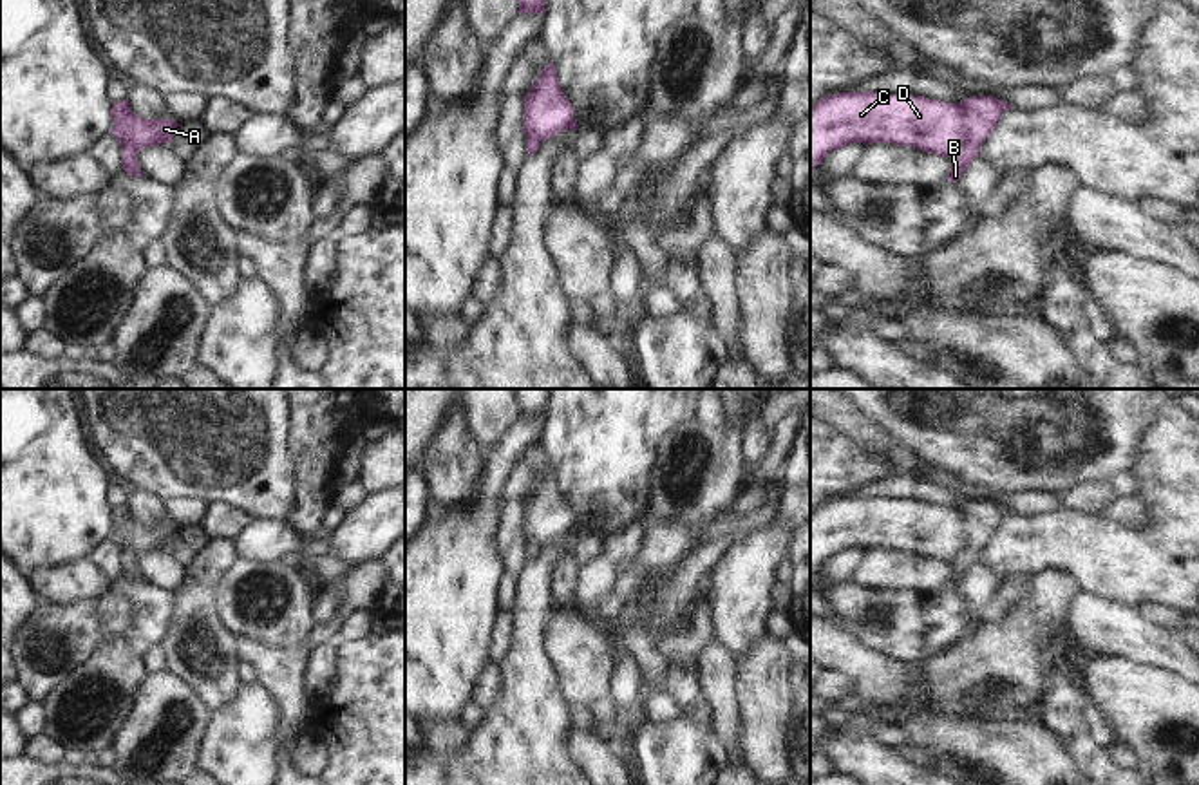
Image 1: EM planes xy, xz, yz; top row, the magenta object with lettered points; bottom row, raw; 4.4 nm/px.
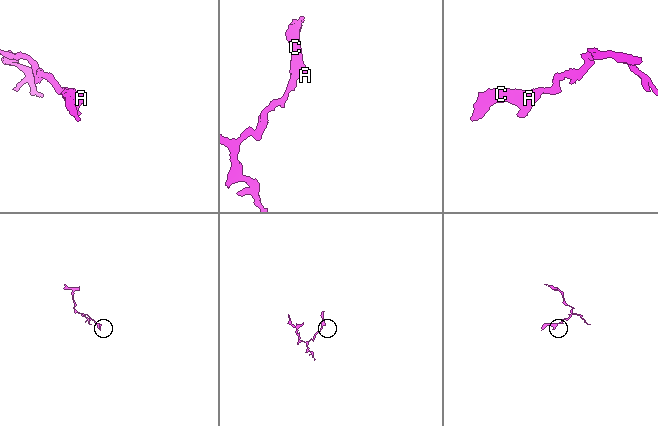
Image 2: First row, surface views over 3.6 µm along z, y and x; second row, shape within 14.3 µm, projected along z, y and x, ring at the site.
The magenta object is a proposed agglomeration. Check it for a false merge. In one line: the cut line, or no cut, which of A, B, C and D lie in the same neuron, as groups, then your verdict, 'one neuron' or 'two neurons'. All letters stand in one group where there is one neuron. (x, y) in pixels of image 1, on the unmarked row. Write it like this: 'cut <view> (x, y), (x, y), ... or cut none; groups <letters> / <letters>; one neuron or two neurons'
cut yz (959, 509), (964, 520), (966, 548), (952, 563); groups A C D / B; two neurons

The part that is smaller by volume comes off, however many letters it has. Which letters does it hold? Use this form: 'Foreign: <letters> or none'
Foreign: A, C, D

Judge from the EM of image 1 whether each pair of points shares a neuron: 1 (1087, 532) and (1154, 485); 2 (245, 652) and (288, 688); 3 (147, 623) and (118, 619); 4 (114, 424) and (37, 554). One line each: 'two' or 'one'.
1: one
2: one
3: two
4: two

